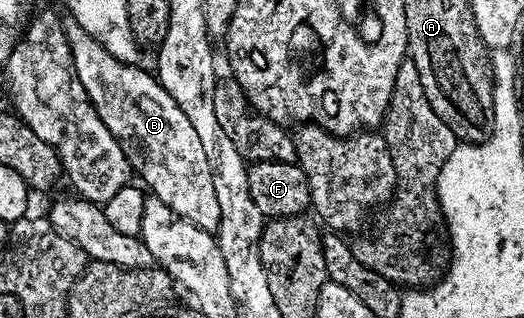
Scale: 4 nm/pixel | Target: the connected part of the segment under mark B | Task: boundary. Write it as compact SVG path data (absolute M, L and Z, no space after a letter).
M71 20L68 23L65 35L67 46L71 50L71 68L75 71L77 80L81 80L97 116L101 116L105 128L109 128L109 132L113 132L113 136L121 144L134 173L143 177L142 185L147 185L151 189L150 193L169 206L176 216L189 220L204 230L214 231L219 225L219 205L217 196L211 192L211 165L205 156L205 148L201 148L197 131L193 129L193 124L189 124L185 112L181 112L177 100L173 100L173 96L165 92L154 73L146 74L145 71L138 70L138 65L119 62L92 34L85 32L85 28L81 28L78 22Z

